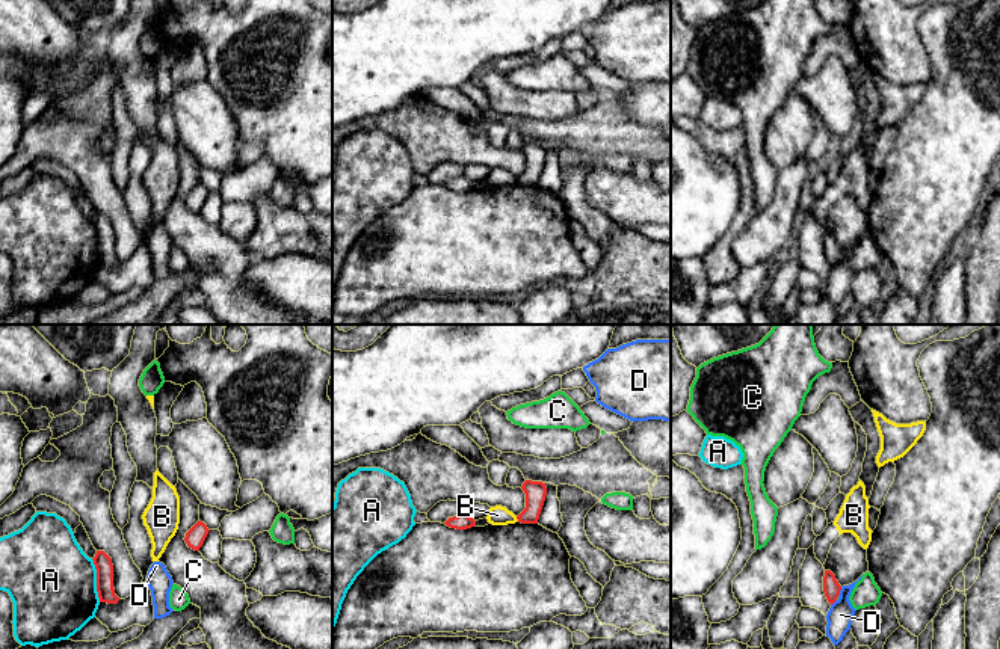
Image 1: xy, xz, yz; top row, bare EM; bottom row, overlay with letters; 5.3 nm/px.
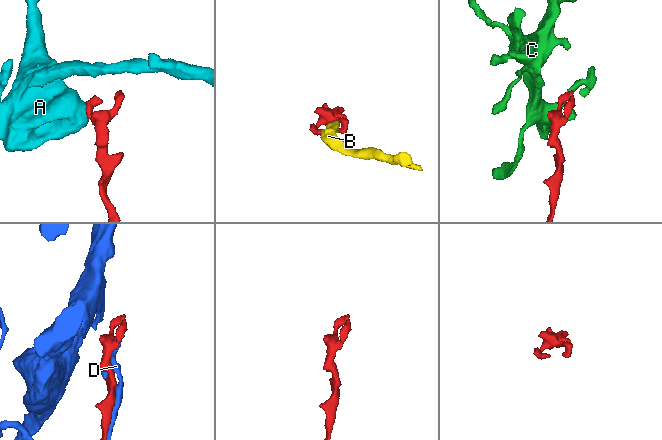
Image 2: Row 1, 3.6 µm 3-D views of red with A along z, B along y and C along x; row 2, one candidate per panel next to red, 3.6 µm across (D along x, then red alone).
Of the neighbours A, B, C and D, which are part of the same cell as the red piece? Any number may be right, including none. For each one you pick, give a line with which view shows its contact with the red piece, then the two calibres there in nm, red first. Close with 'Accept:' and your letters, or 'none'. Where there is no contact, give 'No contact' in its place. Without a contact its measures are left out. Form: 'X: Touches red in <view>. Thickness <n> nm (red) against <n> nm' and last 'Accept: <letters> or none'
Accept: none

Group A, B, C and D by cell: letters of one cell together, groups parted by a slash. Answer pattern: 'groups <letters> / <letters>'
groups A / B / C / D

